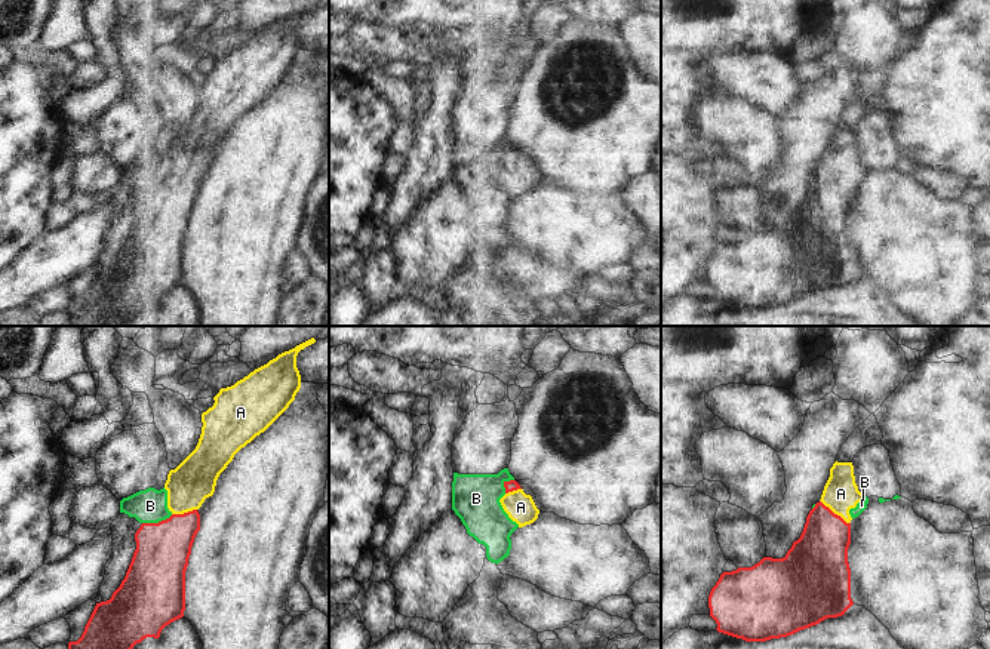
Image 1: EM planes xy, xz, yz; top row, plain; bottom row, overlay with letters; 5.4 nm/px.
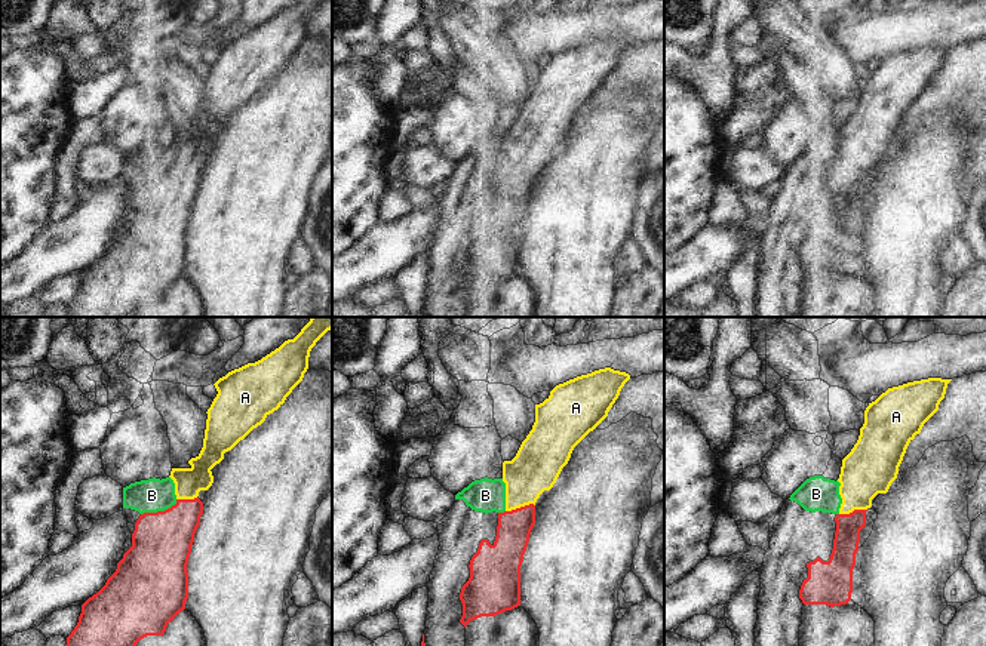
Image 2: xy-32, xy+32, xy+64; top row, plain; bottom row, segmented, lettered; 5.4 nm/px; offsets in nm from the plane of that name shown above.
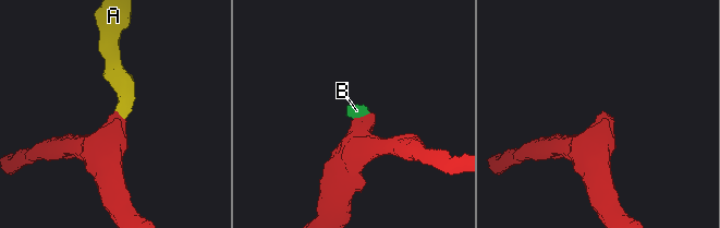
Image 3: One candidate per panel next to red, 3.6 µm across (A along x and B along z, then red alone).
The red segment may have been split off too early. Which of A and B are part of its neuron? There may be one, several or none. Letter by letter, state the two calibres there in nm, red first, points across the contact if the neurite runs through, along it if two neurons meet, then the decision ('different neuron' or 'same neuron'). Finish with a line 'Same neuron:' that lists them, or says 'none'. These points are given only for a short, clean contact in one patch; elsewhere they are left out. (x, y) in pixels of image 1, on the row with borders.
A: calibres 300 and 200 nm; way yz (820, 556), (833, 513), (835, 503), (841, 494); same neuron
B: calibres 300 and 190 nm; border xy (172, 514), (157, 522), (143, 523); different neuron
Same neuron: A

